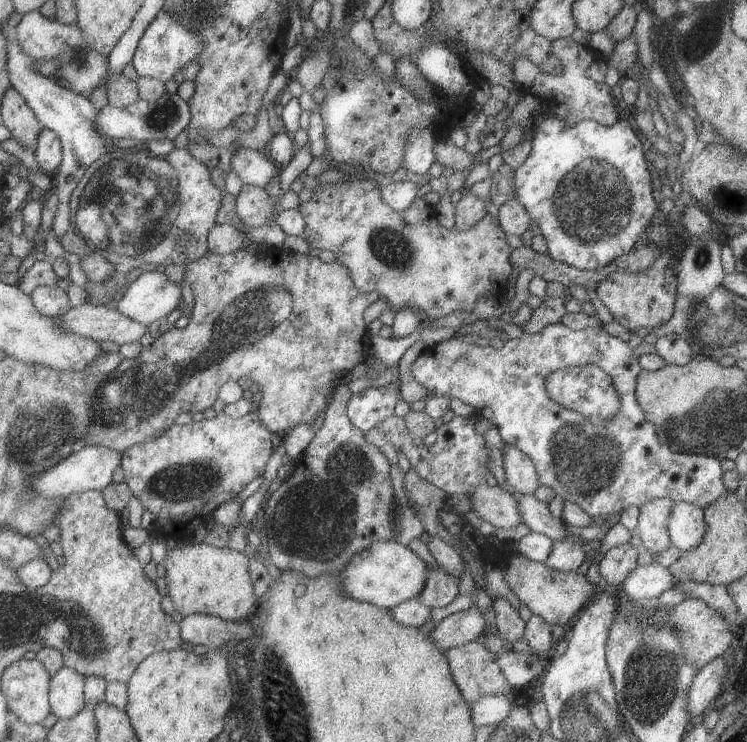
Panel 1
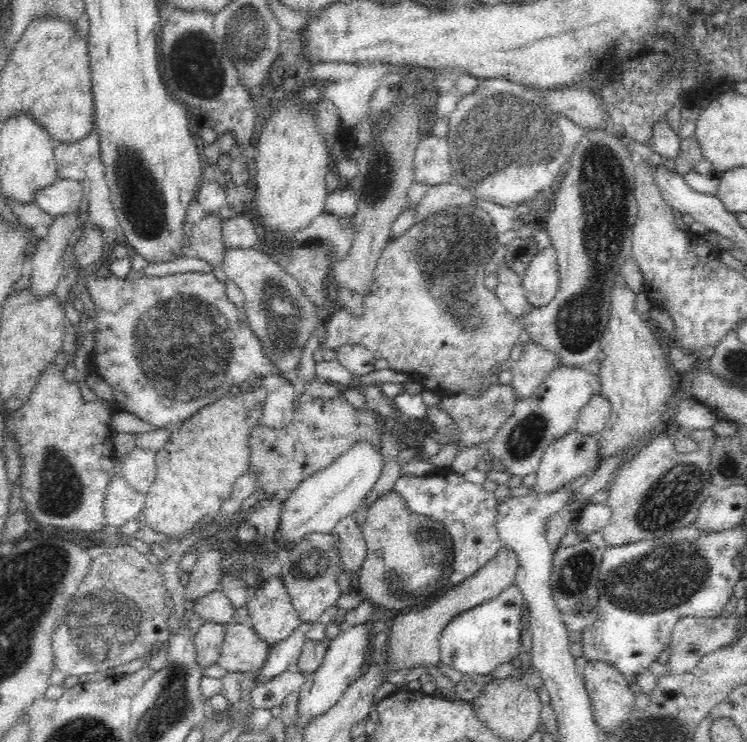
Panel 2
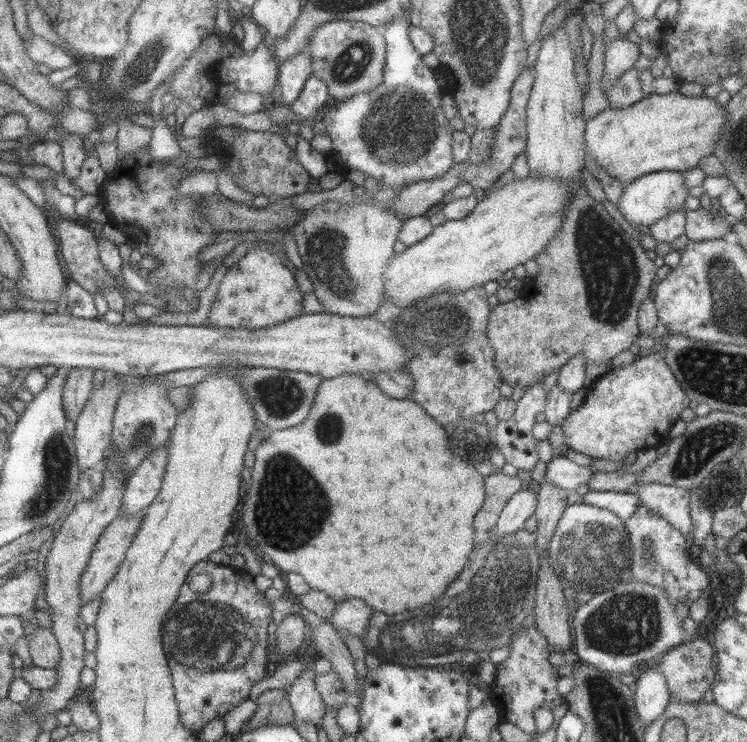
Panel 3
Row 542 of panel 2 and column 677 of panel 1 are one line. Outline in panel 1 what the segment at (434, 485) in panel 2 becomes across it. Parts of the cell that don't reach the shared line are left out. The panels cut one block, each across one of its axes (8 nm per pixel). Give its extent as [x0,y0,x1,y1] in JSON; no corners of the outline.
[410,321,726,517]

